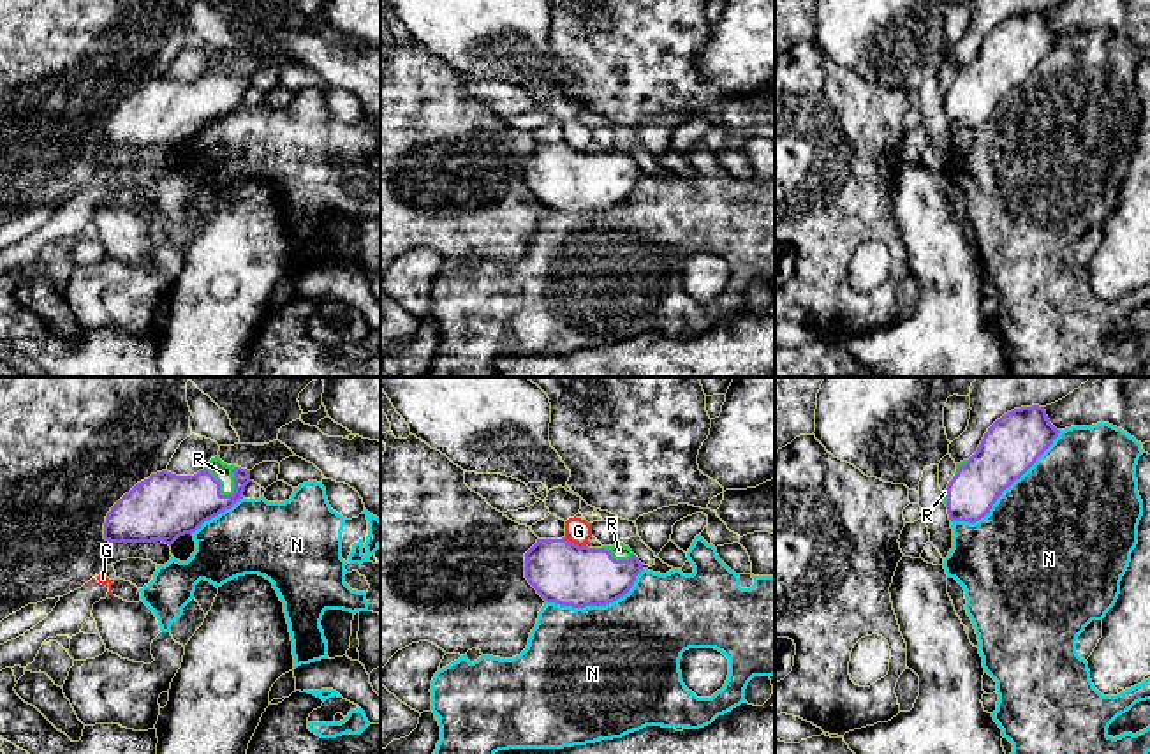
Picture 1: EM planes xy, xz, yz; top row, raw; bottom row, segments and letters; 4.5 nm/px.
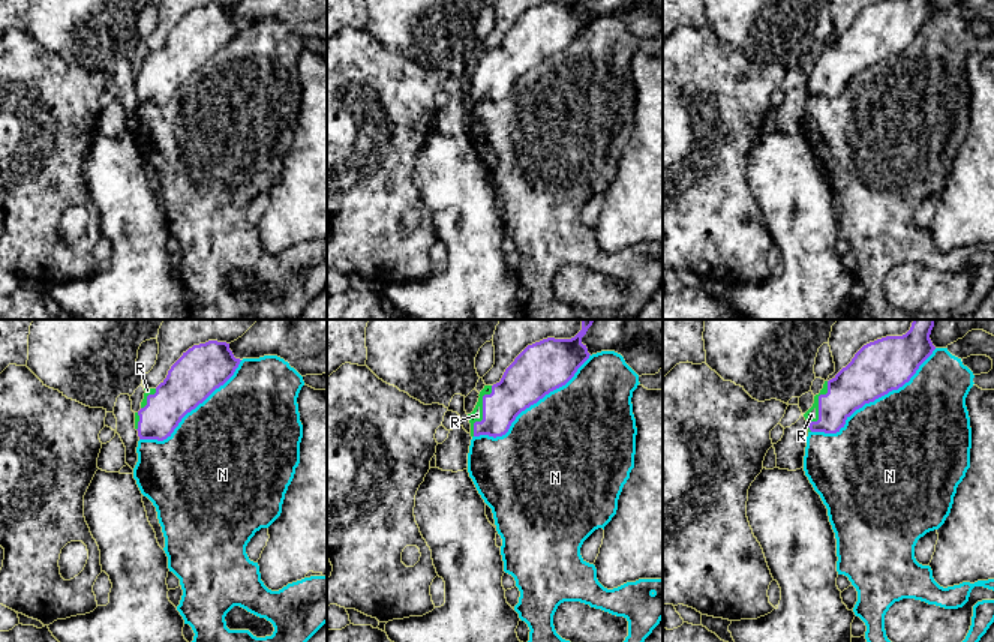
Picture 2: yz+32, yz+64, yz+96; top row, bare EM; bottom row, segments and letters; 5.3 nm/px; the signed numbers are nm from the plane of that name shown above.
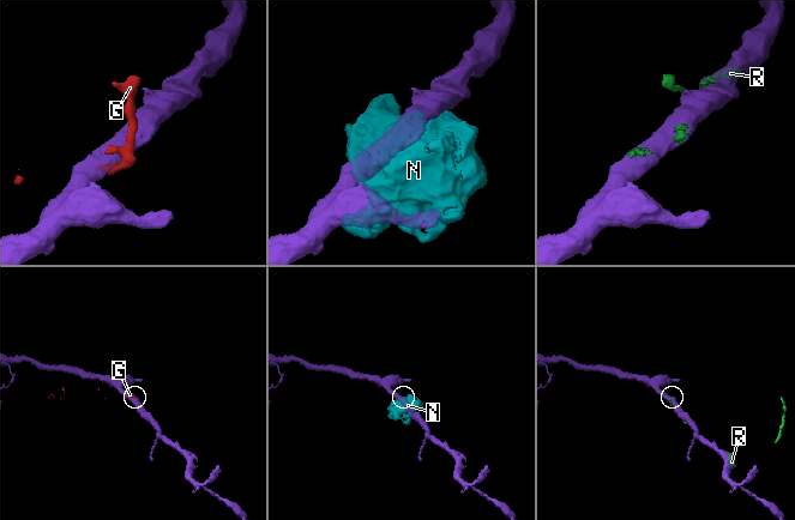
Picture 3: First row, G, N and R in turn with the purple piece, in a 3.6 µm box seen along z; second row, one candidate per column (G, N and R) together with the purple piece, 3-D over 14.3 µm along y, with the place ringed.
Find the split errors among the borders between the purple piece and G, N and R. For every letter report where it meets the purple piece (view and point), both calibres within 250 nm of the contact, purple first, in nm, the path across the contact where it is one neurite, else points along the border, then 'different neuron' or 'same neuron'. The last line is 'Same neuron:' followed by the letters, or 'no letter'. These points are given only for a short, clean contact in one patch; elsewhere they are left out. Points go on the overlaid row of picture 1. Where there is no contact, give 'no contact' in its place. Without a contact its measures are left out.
G: meets purple in xz at (573, 543); 280 nm thick on the purple side, 120 nm on the other; different neuron
N: meets purple in yz at (1006, 487); 260 nm thick on the purple side, 480 nm on the other; different neuron
R: meets purple in xy at (219, 487); 300 nm thick on the purple side, 90 nm on the other; same neuron
Same neuron: R

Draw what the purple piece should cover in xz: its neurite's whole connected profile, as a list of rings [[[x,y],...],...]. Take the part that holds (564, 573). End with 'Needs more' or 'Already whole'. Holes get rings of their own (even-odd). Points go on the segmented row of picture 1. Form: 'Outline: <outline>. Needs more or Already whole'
Outline: [[[565,537],[537,539],[525,553],[525,578],[546,602],[606,606],[632,588],[643,564],[623,543],[578,546]]]. Needs more

